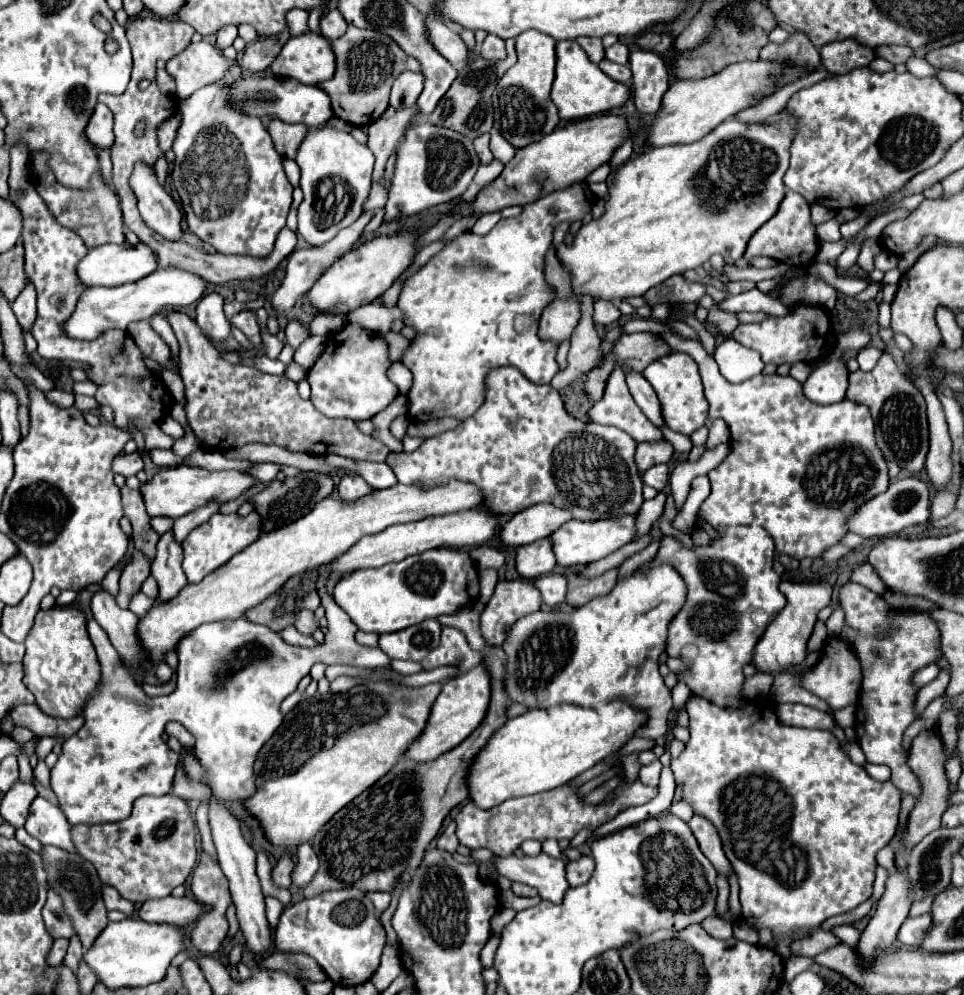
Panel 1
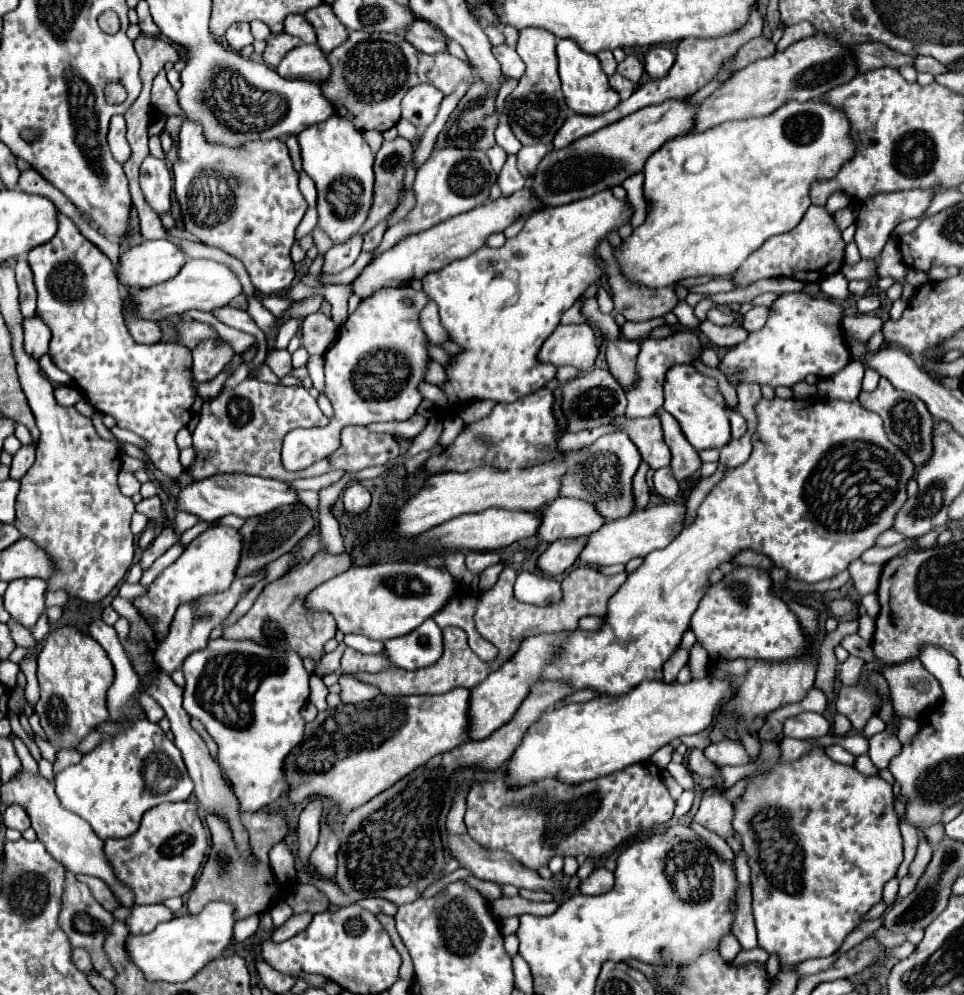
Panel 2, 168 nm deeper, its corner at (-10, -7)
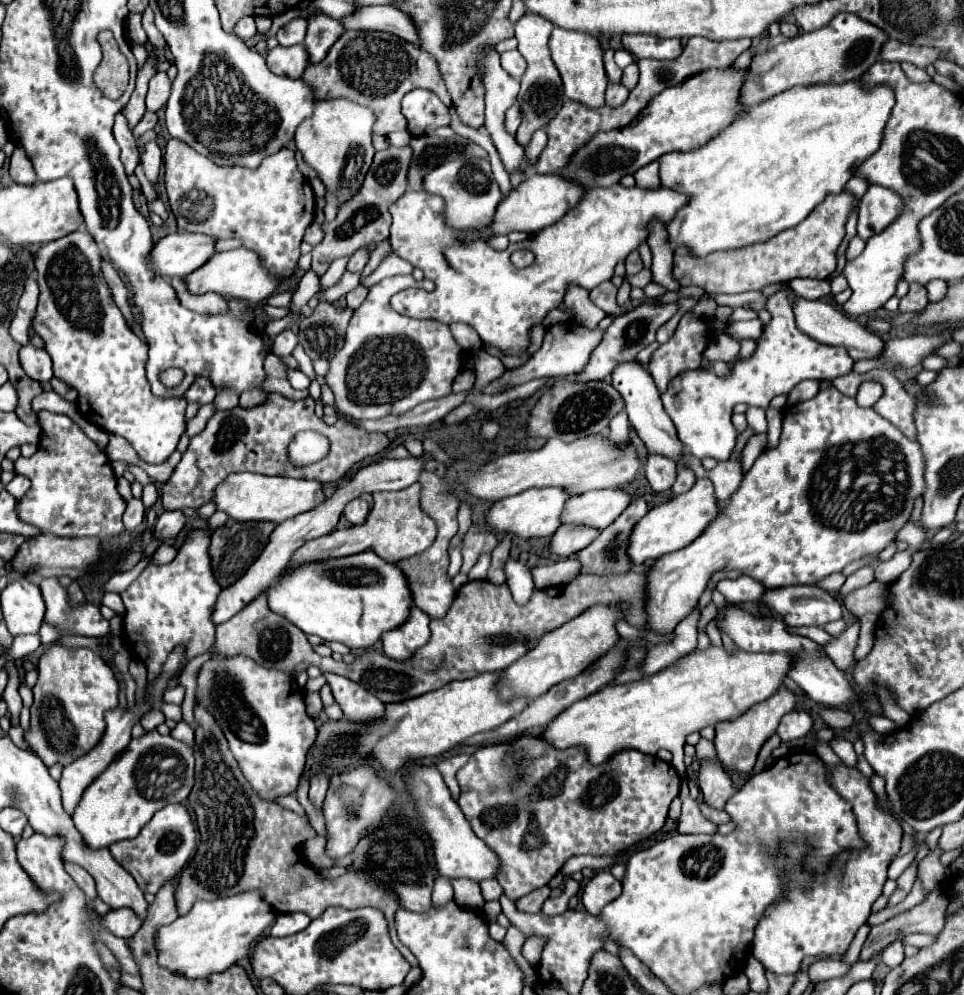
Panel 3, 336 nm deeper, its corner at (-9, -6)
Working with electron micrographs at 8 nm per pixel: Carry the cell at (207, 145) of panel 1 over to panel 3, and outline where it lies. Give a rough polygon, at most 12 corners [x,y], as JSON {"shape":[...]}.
{"shape":[[181,140],[163,182],[179,230],[239,238],[283,278],[315,216],[293,150],[257,170]]}

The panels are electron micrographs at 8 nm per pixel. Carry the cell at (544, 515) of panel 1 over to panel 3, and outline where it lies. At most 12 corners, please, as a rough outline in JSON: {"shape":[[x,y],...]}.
{"shape":[[593,490],[569,500],[565,522],[607,528],[635,494]]}

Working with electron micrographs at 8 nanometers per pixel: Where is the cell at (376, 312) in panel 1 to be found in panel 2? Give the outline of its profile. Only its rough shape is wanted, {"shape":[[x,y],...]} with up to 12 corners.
{"shape":[[428,303],[420,311],[420,327],[428,341],[448,339],[438,319],[438,307]]}

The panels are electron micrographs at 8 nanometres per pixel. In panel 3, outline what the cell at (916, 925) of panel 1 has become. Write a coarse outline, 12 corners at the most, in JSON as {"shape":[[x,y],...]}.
{"shape":[[893,942],[883,952],[883,962],[889,968],[905,960],[903,944]]}

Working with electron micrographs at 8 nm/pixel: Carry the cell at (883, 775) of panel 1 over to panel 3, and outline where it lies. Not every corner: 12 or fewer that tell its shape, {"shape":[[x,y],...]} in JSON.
{"shape":[[833,738],[829,746],[847,766],[857,764],[853,744],[843,738]]}

